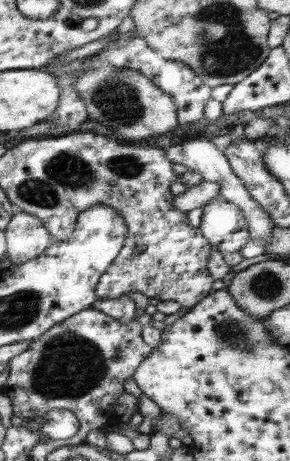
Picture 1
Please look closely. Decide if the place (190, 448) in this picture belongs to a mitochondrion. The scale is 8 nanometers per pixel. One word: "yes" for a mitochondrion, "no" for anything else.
no

